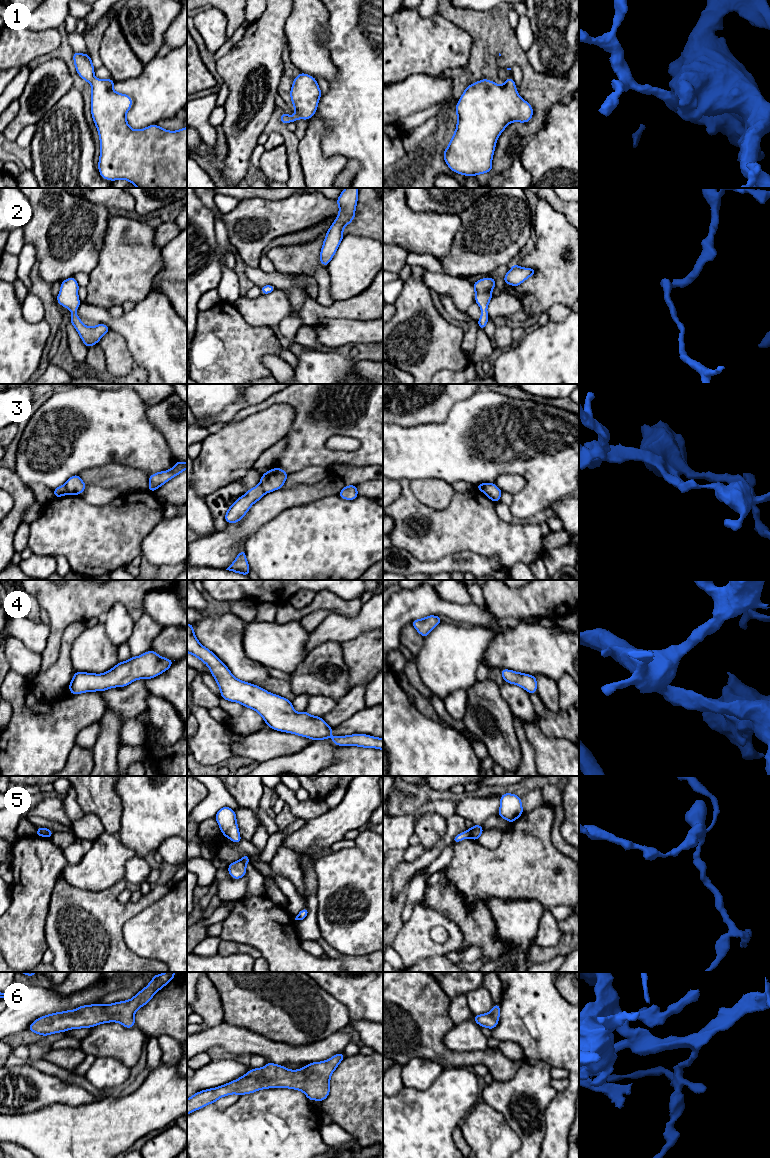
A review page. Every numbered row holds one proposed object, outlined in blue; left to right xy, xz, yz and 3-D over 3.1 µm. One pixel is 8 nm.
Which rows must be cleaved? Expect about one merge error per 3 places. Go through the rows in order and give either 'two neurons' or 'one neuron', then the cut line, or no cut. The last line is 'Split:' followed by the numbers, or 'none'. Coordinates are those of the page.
1: one neuron; no cut
2: one neuron; no cut
3: two neurons; cut in xy along (64, 485), (68, 493)
4: one neuron; no cut
5: two neurons; cut in yz along (468, 830), (470, 837)
6: one neuron; no cut
Split: 3, 5

